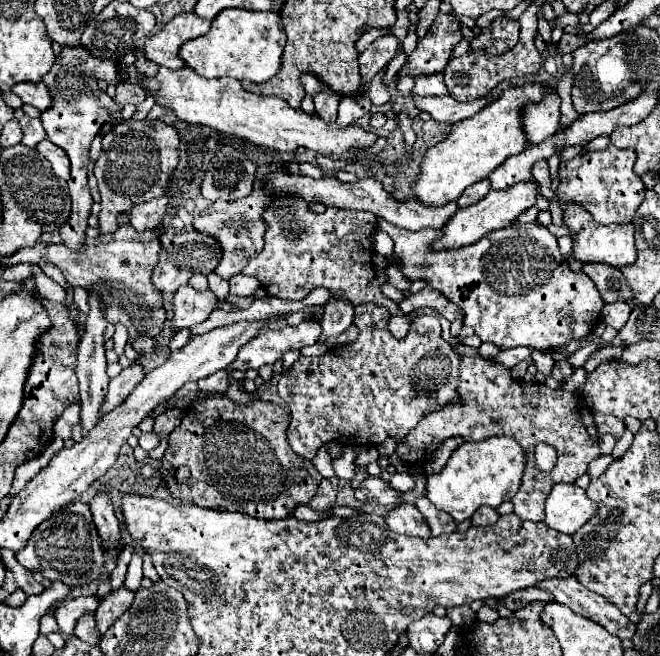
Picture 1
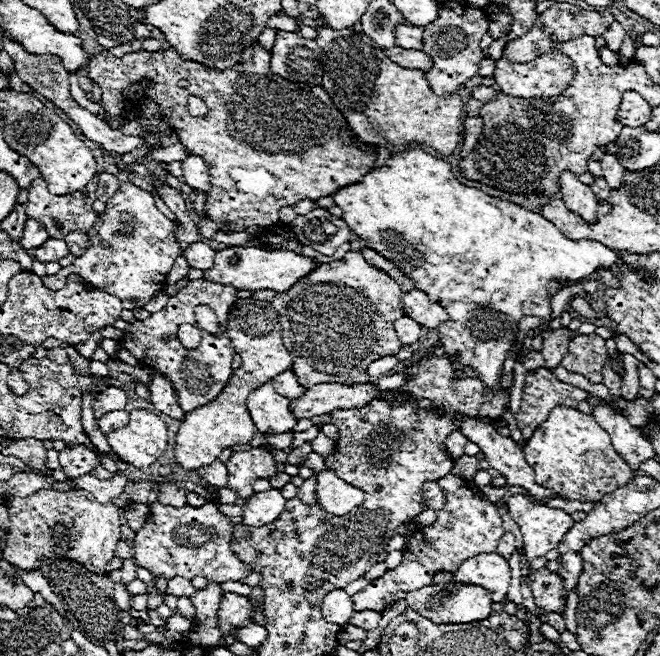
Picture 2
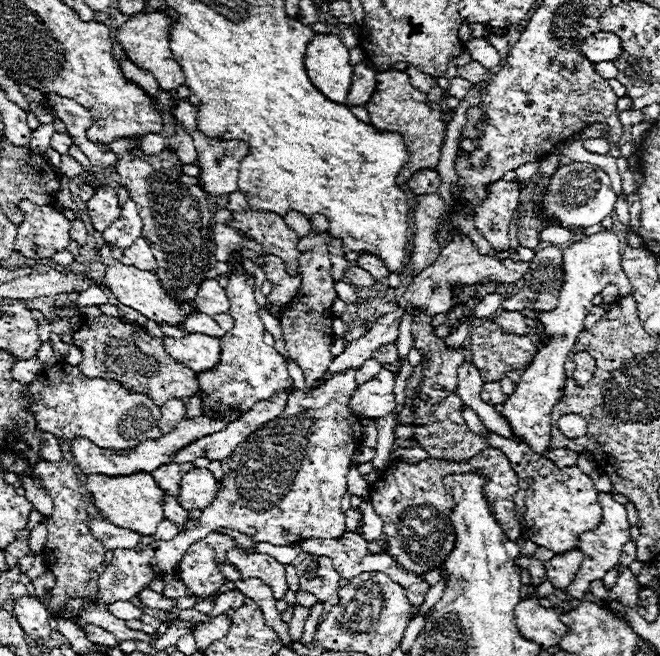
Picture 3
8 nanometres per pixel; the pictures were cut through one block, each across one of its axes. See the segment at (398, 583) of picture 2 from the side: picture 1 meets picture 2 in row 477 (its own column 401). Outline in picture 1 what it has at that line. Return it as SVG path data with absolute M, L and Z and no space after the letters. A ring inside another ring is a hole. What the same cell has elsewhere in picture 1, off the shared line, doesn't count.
M462 356L460 398L460 406L446 406L444 410L438 410L436 414L428 414L428 418L422 418L420 426L416 426L412 434L408 434L408 442L404 442L404 446L398 446L396 452L408 464L424 464L426 458L442 444L442 440L450 436L480 442L492 438L494 434L514 438L522 446L526 458L534 454L536 442L554 446L558 452L558 462L552 472L540 472L534 466L534 460L528 462L528 466L524 466L520 488L512 498L514 512L522 520L544 520L544 500L550 494L552 486L560 482L574 482L578 476L586 472L588 462L600 456L598 432L592 422L592 410L580 394L552 390L540 382L526 384L520 380L512 380L510 370L502 364L492 364L478 356Z

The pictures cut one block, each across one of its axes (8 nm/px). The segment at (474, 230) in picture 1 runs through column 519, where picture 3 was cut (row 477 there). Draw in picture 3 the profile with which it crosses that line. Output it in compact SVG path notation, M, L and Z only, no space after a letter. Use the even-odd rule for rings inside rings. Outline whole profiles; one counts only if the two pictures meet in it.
M194 468L192 472L184 474L182 478L182 492L180 492L180 506L182 508L196 508L194 502L198 502L198 494L214 494L214 486L220 486L220 482L212 476L208 468Z

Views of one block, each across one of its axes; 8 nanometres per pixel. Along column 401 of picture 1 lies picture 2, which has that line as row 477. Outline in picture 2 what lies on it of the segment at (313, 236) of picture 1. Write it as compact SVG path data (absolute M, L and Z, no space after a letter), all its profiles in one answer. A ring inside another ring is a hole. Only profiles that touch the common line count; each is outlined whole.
M312 472L312 476L308 480L304 480L304 484L300 486L300 496L306 504L314 504L314 484L316 484L316 474Z

